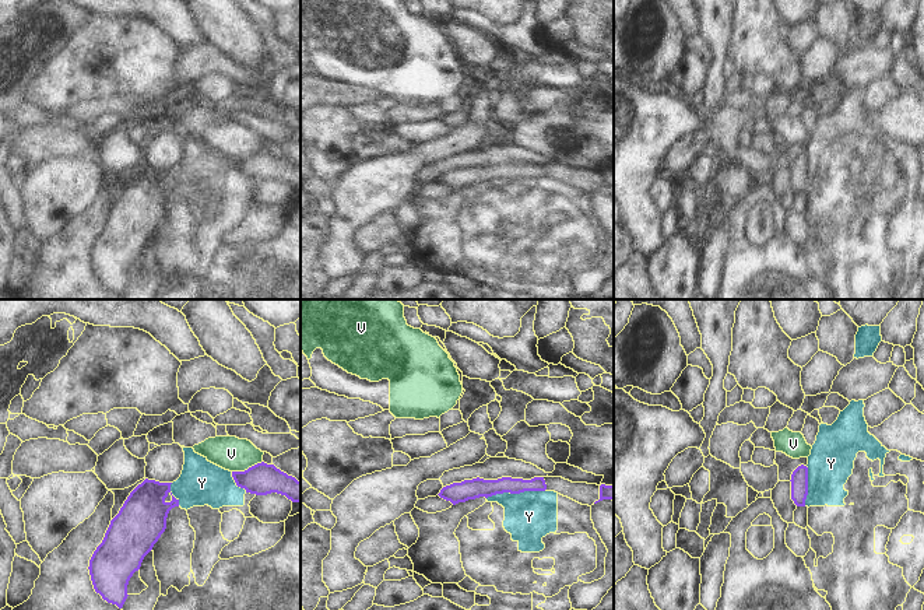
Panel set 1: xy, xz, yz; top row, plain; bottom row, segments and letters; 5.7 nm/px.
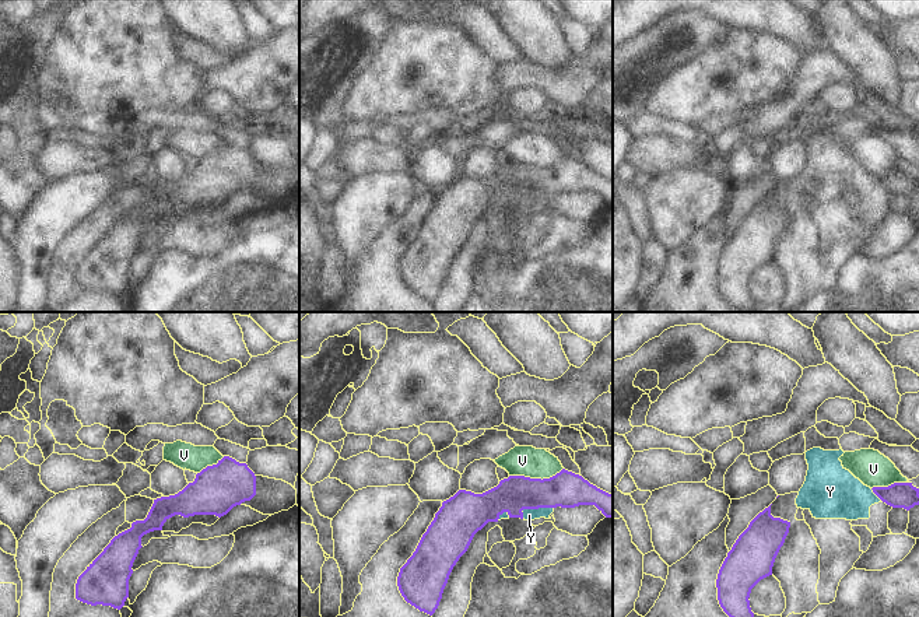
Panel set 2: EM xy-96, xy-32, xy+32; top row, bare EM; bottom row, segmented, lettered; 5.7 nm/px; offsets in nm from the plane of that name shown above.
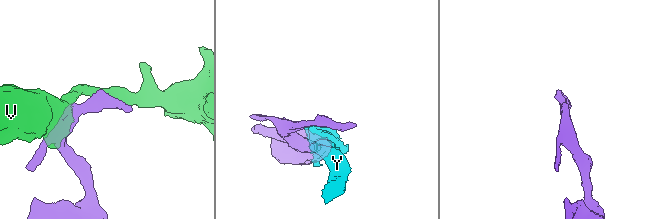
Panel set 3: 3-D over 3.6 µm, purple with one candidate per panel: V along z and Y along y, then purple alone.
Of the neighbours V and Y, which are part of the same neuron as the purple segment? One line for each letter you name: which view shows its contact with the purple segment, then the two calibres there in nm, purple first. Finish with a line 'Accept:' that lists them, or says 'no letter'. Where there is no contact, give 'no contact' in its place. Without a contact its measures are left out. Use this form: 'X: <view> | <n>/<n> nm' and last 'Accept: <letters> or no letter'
Accept: no letter

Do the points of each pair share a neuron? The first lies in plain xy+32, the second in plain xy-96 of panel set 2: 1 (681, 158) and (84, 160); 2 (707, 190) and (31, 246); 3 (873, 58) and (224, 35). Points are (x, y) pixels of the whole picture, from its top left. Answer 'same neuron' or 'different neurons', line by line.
1: same neuron
2: same neuron
3: same neuron

